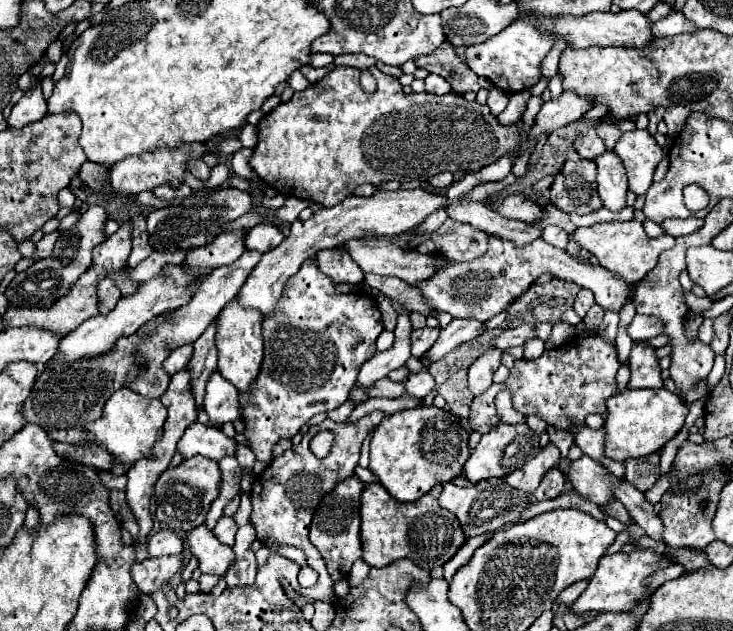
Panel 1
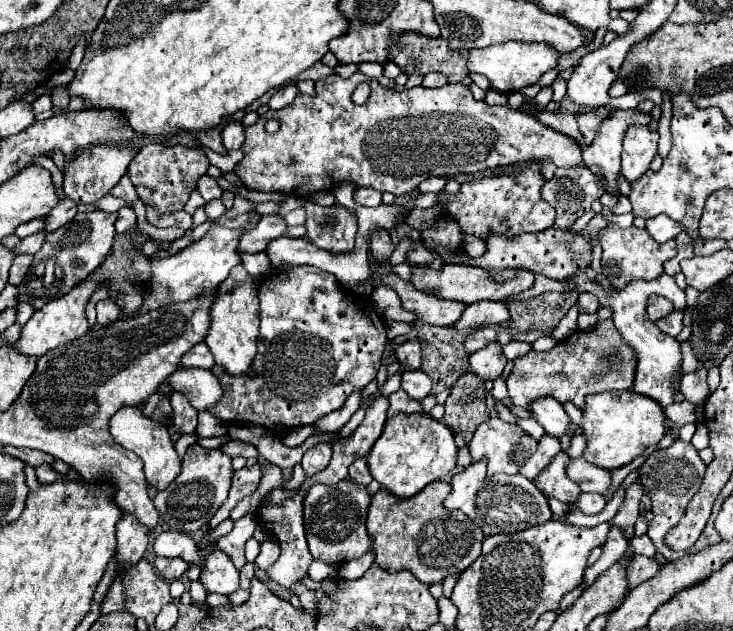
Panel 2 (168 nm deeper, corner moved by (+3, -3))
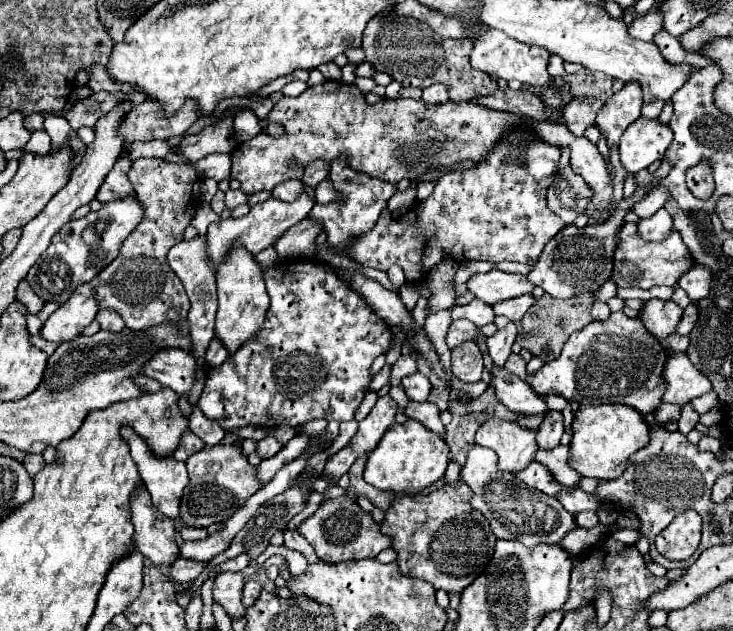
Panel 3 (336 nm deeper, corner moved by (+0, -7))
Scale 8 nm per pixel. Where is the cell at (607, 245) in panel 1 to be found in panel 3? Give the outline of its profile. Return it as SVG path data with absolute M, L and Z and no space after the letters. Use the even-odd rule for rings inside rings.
M625 223L621 233L619 233L619 245L615 249L615 267L613 267L613 281L619 287L639 287L639 289L649 289L655 285L667 285L675 287L679 277L695 265L693 257L689 255L687 245L683 243L679 231L671 231L669 237L661 243L655 241L645 241L637 233L635 223Z

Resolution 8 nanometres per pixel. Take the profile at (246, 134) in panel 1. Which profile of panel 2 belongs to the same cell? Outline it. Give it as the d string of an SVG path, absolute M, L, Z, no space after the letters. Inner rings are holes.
M206 149L208 151L208 159L212 165L216 165L222 173L228 173L228 171L234 171L236 163L243 158L244 154L240 149L238 151L230 151L226 155L220 155L220 153L214 153L212 149Z

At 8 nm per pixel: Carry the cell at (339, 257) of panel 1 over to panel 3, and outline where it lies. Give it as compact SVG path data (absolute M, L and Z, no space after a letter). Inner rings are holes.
M335 159L335 163L331 163L329 177L333 181L335 191L339 193L339 199L345 199L345 201L315 205L309 217L323 225L323 231L327 233L327 243L343 251L355 237L367 233L377 223L381 211L387 207L389 197L397 191L397 185L383 183L381 179L371 179L369 175L363 175L361 171L351 171L351 167L347 167L347 159Z

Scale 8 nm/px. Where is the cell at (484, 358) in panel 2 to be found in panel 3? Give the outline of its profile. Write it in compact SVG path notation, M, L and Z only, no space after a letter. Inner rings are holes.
M509 323L503 329L497 329L495 335L487 337L487 347L489 347L489 355L493 359L493 363L497 367L503 367L507 357L511 355L511 345L515 343L517 337L517 327L515 323Z

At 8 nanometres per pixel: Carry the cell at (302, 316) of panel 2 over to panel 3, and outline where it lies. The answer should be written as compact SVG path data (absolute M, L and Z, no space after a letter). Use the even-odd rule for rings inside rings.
M285 259L277 267L263 271L271 305L263 327L255 339L247 341L221 367L207 371L207 383L199 399L199 409L217 419L225 431L235 431L245 425L299 427L311 419L349 421L365 397L371 375L369 367L375 357L385 355L393 345L393 333L383 319L379 319L365 299L337 275L337 271L321 261L293 261Z

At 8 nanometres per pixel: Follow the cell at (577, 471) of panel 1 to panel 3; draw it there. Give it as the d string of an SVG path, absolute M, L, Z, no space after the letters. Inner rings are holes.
M535 461L529 463L523 471L517 471L515 477L517 477L519 481L523 481L527 487L533 487L533 489L545 493L545 495L551 495L551 497L555 497L555 495L563 489L563 485L559 485L559 483L551 477L551 473L549 473L543 465L539 465L539 463L535 463Z

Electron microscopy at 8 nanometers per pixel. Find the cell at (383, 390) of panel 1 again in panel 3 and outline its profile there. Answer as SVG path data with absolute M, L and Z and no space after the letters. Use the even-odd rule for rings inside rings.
M409 401L407 409L405 409L405 415L409 419L415 419L419 423L423 423L429 431L437 433L437 435L445 435L445 427L439 419L439 409L433 405L433 403L417 403L417 401Z

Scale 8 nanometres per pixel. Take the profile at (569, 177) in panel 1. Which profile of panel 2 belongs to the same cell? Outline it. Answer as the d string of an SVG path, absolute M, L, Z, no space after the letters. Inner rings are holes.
M586 165L570 167L570 169L568 167L556 169L554 179L546 181L542 187L542 199L556 209L556 225L560 229L568 229L578 217L588 213L592 209L592 203L598 201L602 195L604 195L604 187L600 185L598 177Z

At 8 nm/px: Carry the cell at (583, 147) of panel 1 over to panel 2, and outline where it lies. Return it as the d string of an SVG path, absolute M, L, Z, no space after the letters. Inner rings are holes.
M534 111L534 117L538 117L538 121L542 121L544 125L552 127L554 131L560 131L564 135L570 135L570 139L574 139L576 143L584 143L584 135L578 129L576 117L572 113L552 113L552 111Z

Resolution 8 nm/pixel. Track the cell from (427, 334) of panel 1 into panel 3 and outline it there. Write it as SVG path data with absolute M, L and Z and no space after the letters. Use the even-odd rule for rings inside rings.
M401 355L397 359L397 363L391 367L391 377L389 377L389 385L399 385L403 377L417 373L417 363L411 355Z

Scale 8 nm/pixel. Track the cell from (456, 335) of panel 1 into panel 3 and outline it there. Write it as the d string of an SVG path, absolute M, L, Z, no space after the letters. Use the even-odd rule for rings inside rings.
M521 295L515 299L507 299L503 303L495 303L495 315L505 315L509 321L521 321L521 317L527 313L527 309L535 303L533 295Z

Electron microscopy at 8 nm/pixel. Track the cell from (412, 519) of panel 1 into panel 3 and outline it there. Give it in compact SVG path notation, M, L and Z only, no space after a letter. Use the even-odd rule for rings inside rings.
M461 481L445 483L441 489L431 491L425 497L411 497L399 495L385 513L385 521L381 525L381 533L393 537L393 549L397 551L399 571L405 577L417 577L429 581L435 589L443 589L447 593L461 593L467 585L471 585L491 561L495 551L497 537L493 535L485 515L471 507L471 491Z

